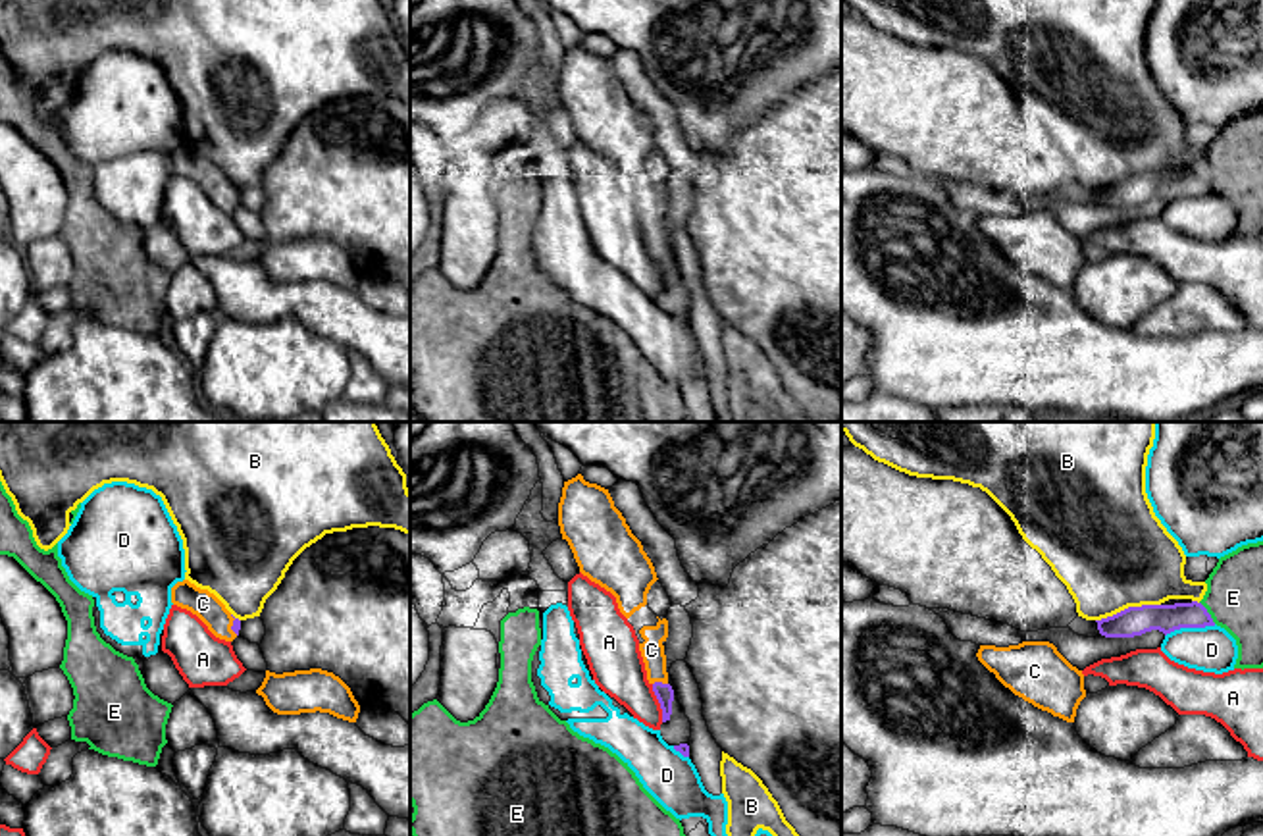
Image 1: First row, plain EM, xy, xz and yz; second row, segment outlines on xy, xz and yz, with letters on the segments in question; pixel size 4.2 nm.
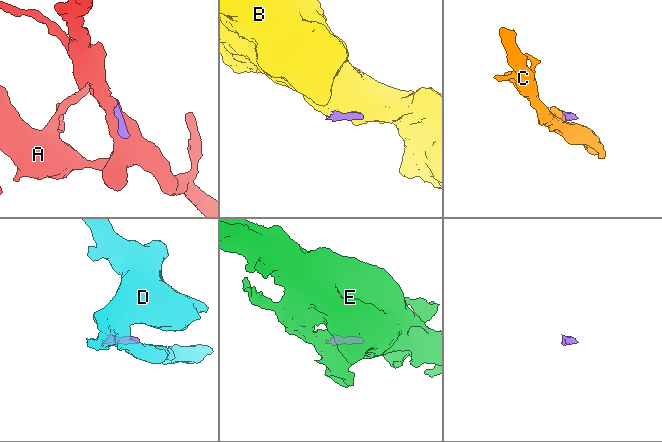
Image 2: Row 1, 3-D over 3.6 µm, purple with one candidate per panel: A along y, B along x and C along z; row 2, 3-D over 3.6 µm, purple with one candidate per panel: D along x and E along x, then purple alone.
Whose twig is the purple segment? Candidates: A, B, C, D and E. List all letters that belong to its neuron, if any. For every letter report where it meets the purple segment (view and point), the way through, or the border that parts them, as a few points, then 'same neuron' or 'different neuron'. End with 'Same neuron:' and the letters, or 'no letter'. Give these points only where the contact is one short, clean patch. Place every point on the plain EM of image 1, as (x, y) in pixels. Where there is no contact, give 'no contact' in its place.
A: meets purple in xz at (659, 270); border along xz (651, 253), (663, 289); different neuron
B: meets purple in yz at (1129, 176); different neuron
C: meets purple in xz at (659, 251); runs through xz (665, 262), (659, 251), (651, 218); same neuron
D: meets purple in yz at (1190, 195); border along yz (1215, 193), (1181, 195), (1165, 205); different neuron
E: meets purple in yz at (1208, 182); border along yz (1200, 170), (1215, 191); different neuron
Same neuron: C

